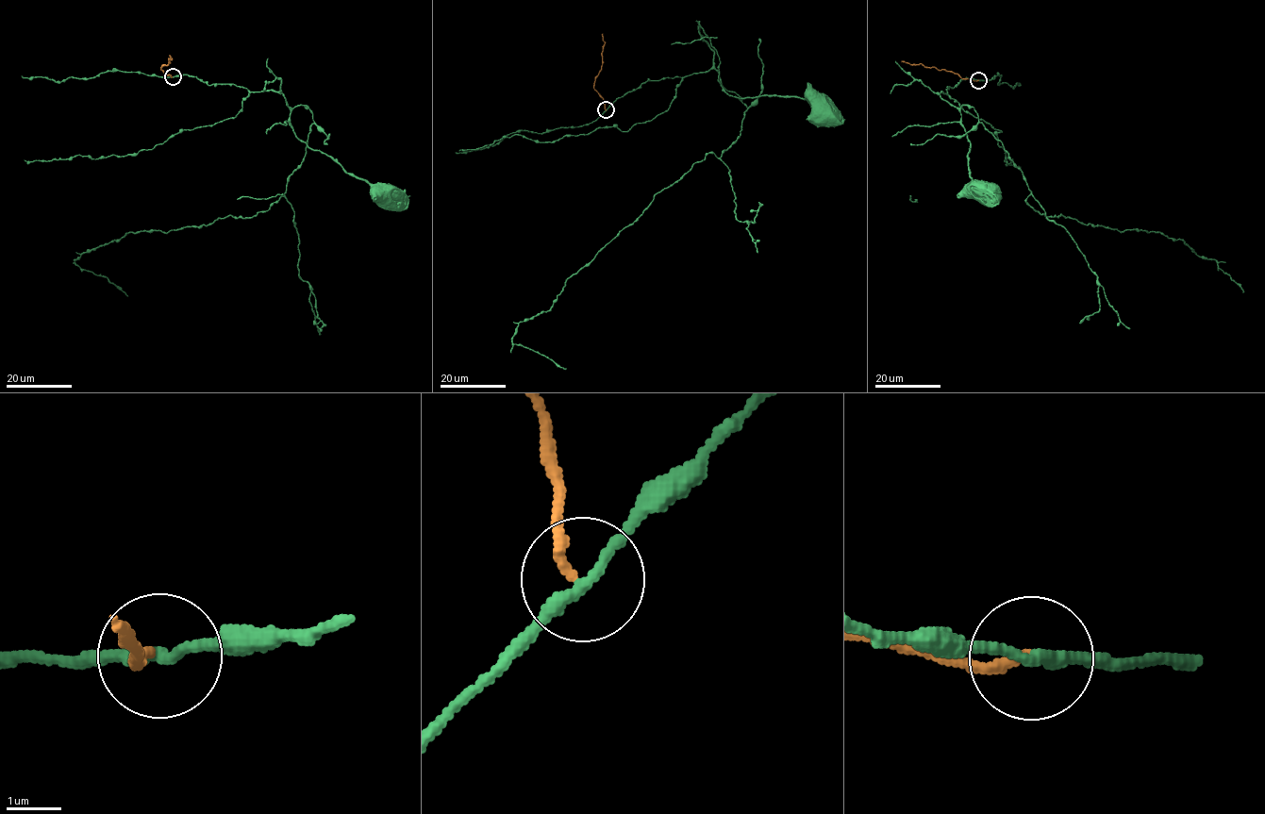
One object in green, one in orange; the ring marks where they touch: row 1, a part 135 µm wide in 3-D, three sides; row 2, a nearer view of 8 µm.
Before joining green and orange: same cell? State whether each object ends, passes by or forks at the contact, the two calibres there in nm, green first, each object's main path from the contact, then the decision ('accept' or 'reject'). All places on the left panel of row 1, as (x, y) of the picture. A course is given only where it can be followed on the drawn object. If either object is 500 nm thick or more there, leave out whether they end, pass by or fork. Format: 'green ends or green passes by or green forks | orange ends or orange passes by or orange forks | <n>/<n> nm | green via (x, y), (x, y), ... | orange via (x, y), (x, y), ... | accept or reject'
green passes by | orange ends | 220/180 nm | green via (173, 76), (281, 92), (294, 135), (386, 192) | orange via (172, 76), (160, 69), (169, 62), (170, 56) | reject

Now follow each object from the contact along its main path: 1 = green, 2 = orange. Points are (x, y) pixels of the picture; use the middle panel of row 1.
1: (607, 110), (647, 81), (714, 68), (728, 95), (804, 98), (821, 117)
2: (606, 110), (603, 98), (593, 88), (602, 66), (603, 33)

